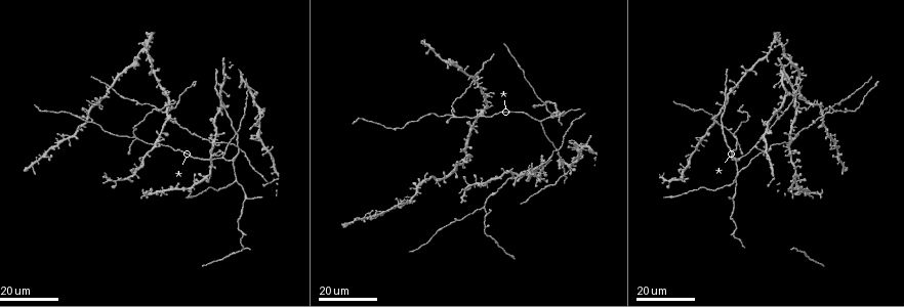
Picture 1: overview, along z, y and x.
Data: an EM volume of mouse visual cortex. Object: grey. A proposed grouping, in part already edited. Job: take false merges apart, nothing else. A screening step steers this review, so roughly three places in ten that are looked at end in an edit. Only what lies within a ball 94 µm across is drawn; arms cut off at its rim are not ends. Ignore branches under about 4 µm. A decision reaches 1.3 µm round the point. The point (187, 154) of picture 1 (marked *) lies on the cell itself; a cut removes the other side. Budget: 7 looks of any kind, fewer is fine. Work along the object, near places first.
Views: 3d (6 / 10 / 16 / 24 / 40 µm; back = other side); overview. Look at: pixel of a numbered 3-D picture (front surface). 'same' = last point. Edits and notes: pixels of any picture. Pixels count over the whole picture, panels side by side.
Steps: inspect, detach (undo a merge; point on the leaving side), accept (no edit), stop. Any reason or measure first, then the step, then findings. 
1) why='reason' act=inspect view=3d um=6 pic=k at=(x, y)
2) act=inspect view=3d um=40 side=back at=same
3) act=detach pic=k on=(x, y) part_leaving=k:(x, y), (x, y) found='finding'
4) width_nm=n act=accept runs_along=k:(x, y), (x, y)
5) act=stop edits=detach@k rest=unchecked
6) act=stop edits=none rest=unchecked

why='two arms in line, one across' act=inspect view=3d um=16 pic=1 at=(734, 135)

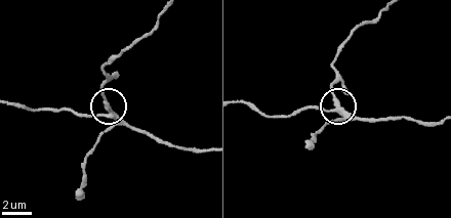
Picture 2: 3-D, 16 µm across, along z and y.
act=inspect view=3d um=10 pic=2 at=(107, 111)

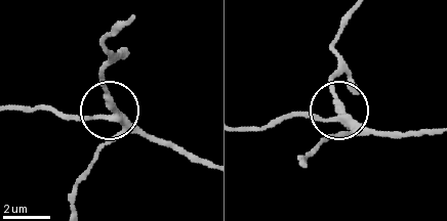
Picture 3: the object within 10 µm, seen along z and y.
arms=3 act=accept found='continuous, no second cell'

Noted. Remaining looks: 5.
why='two arms in line, one across' act=inspect view=3d um=24 pic=1 at=(234, 161)

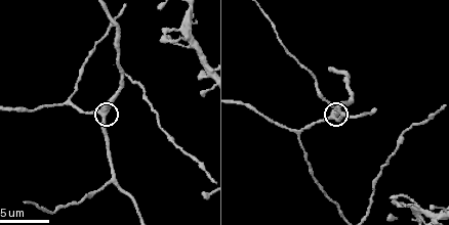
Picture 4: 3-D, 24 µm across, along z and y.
act=inspect view=3d um=10 pic=4 at=(104, 118)

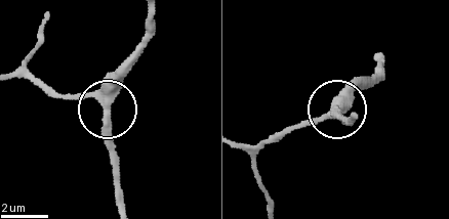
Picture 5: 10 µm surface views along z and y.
act=accept runs_along=5:(14, 74), (38, 78), (62, 95), (107, 105), (130, 70) found='all the same cell'

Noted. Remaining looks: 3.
why='small branch off a trunk' act=inspect view=3d um=24 pic=1 at=(735, 198)

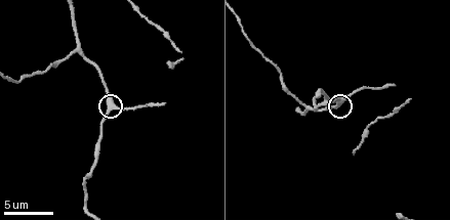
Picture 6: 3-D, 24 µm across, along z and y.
act=inspect view=3d um=10 pic=6 at=(109, 109)

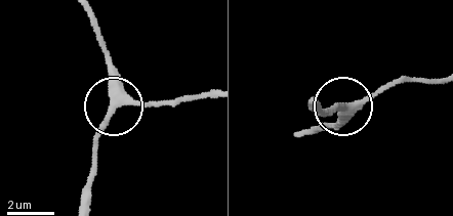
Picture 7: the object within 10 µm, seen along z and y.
side_arm_um=6 arms=3 act=accept found='all the same cell'

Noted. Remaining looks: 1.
why='arms part here' act=inspect view=3d um=16 pic=6 at=(77, 50)

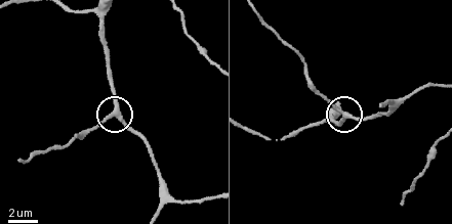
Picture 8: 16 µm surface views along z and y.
side_arm_um=34 act=accept found='one cell here'

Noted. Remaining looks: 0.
act=stop edits=none rest=unchecked

